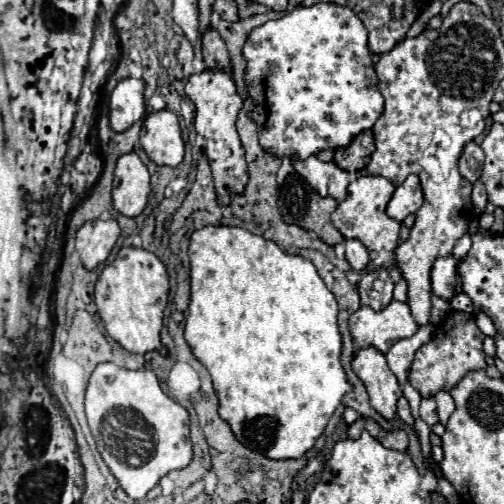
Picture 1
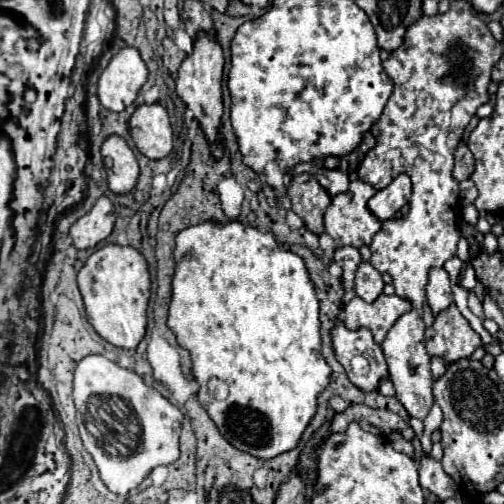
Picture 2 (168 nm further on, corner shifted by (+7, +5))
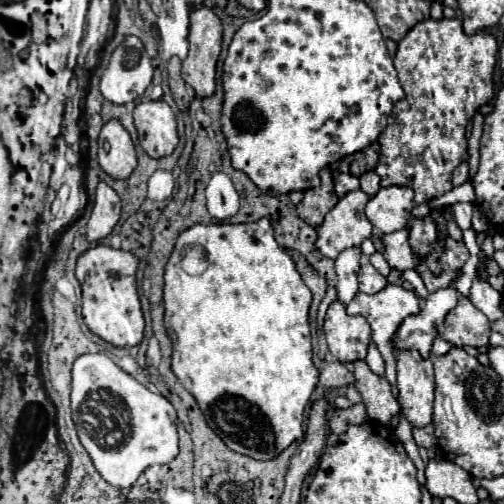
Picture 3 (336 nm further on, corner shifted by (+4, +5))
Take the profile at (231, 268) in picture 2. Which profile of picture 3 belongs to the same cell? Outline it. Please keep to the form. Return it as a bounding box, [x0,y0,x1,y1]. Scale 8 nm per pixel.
[164,218,320,460]

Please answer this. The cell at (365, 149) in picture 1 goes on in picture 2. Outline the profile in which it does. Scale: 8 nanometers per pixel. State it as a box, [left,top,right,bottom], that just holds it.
[323,132,375,172]

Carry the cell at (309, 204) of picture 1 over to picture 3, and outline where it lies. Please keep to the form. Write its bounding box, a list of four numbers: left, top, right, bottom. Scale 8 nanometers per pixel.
[296,170,338,228]

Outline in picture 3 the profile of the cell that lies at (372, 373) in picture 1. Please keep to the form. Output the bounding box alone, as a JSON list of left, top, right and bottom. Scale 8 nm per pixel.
[324,300,372,364]

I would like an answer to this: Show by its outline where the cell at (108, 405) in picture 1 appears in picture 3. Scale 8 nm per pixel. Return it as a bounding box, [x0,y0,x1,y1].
[72,354,178,490]

